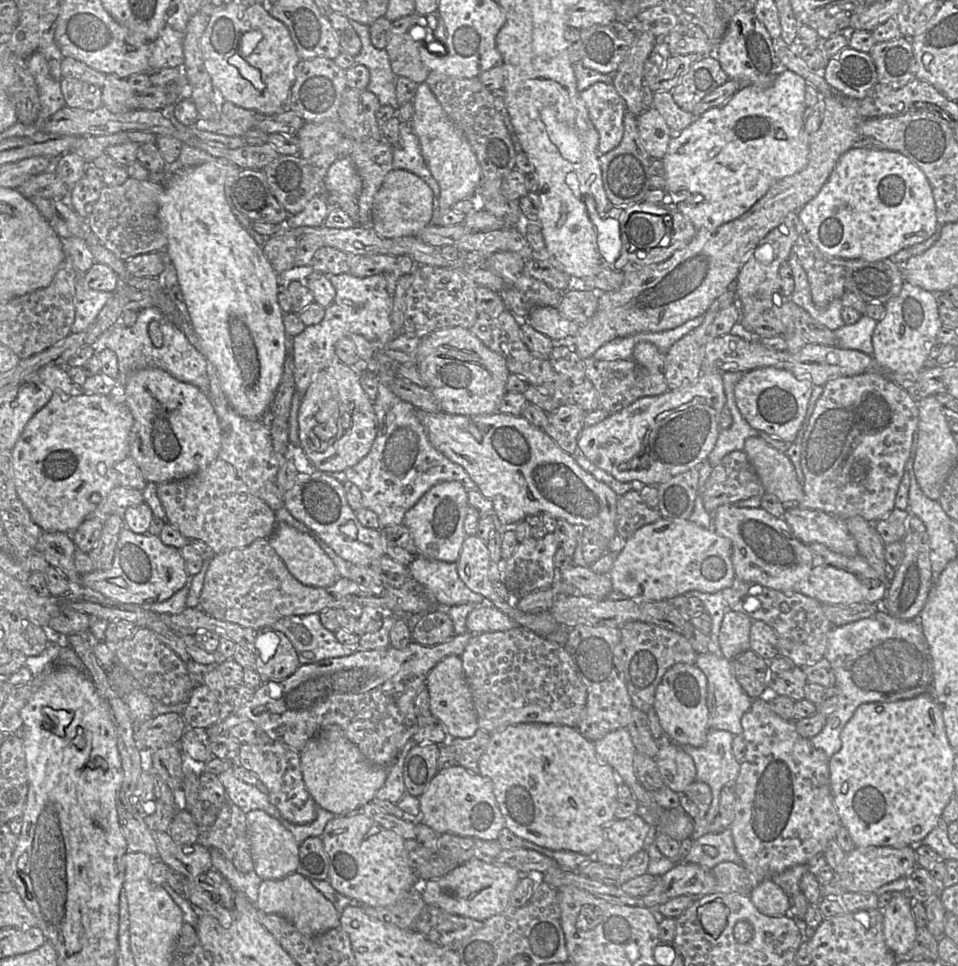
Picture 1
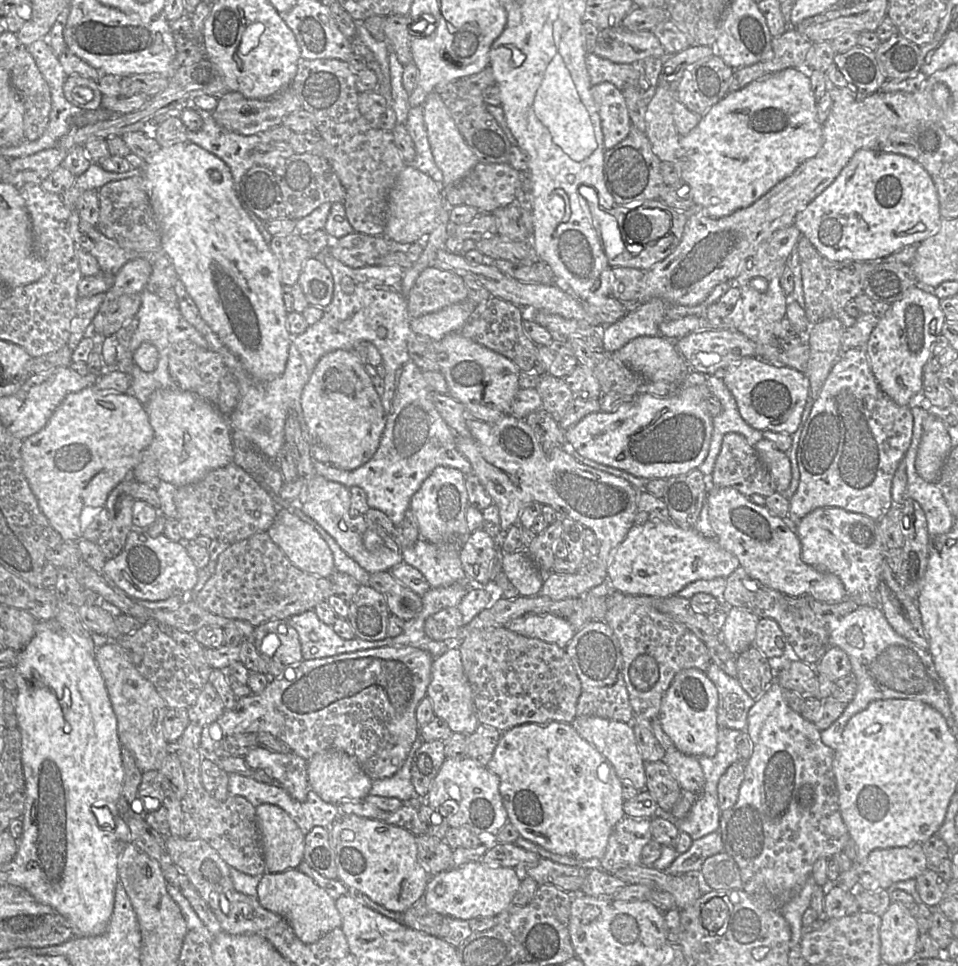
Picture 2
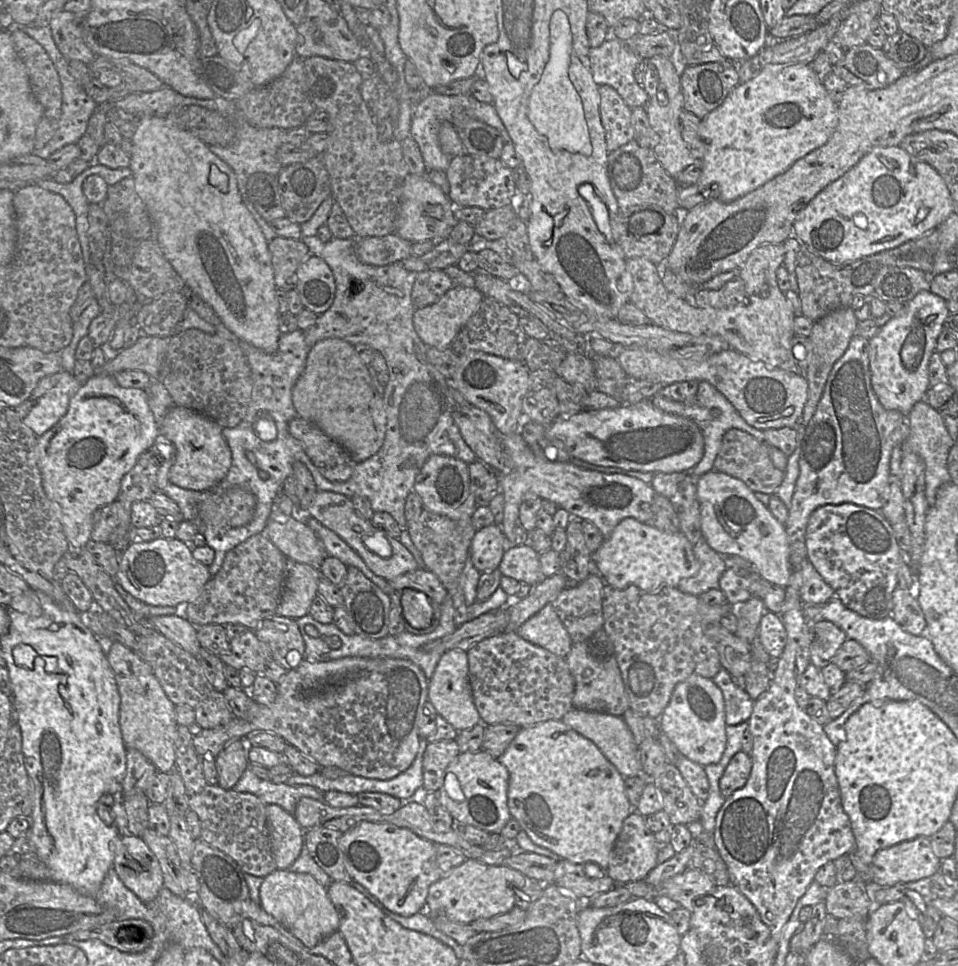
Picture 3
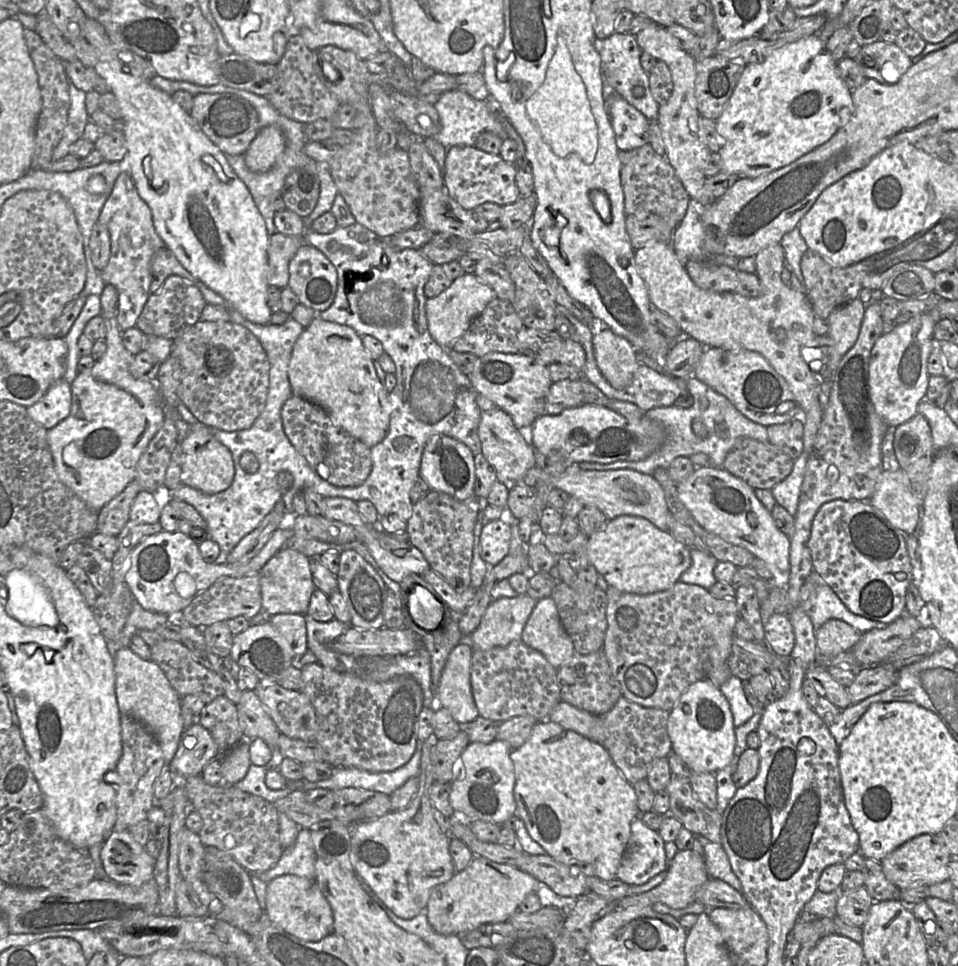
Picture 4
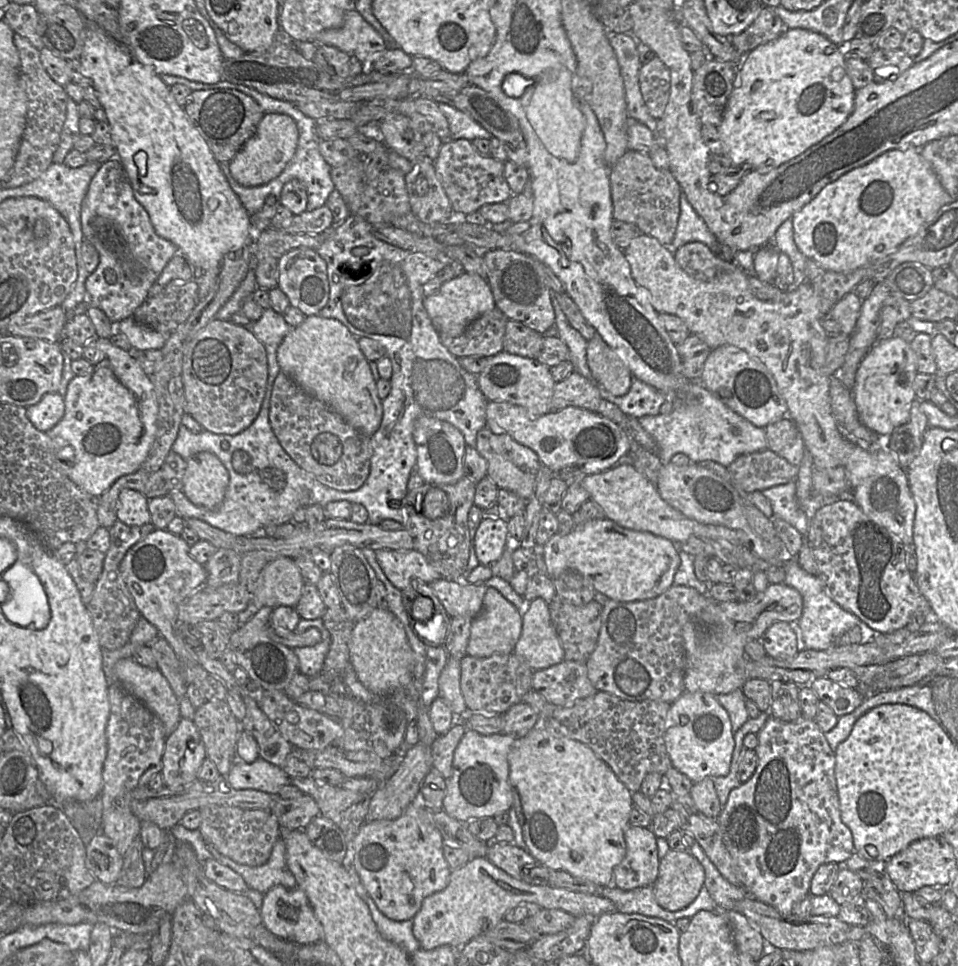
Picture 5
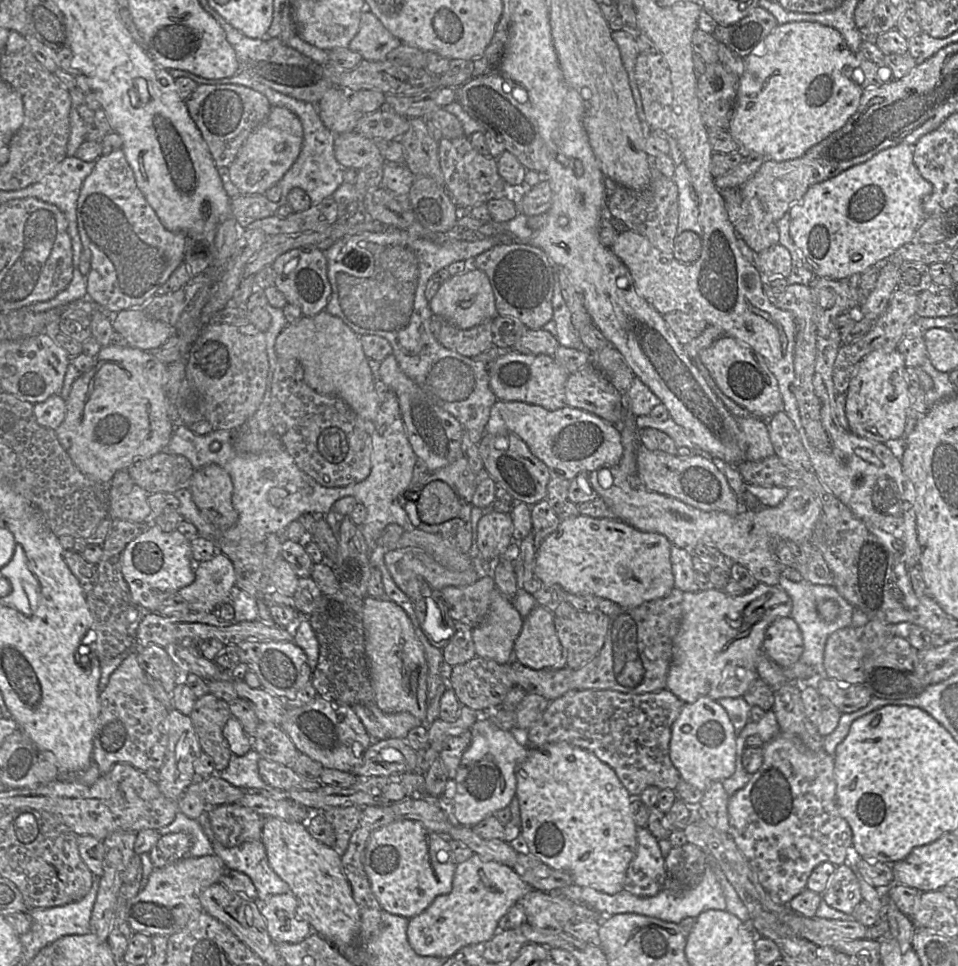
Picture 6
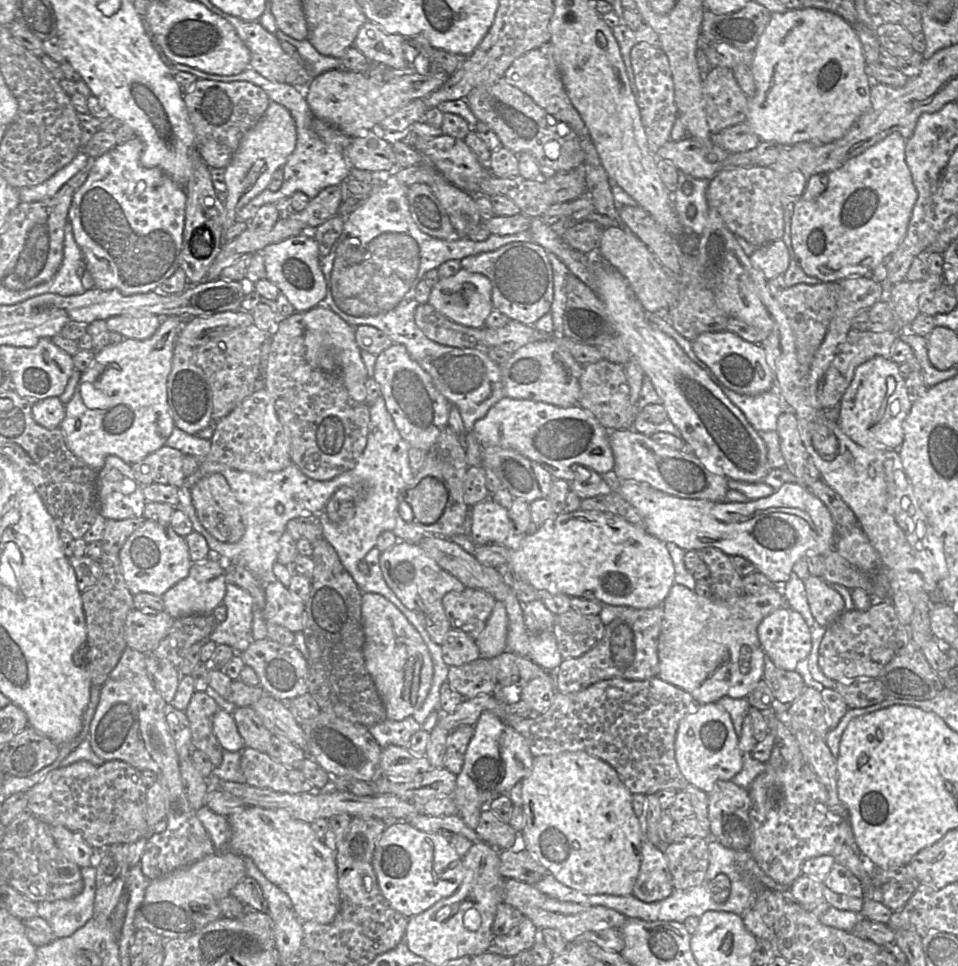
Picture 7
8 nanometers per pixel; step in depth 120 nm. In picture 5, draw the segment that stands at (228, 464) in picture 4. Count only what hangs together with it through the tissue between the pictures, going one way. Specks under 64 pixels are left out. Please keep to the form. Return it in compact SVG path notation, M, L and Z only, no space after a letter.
M199 452L186 460L182 491L195 505L215 511L224 500L229 485L229 472L211 452Z

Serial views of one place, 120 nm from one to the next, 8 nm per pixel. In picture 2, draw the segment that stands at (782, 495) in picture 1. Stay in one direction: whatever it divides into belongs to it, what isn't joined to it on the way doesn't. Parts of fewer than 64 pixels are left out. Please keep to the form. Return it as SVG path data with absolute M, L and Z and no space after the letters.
M764 438L754 448L768 468L776 484L776 491L782 494L789 487L792 476L787 452L780 451L772 441Z

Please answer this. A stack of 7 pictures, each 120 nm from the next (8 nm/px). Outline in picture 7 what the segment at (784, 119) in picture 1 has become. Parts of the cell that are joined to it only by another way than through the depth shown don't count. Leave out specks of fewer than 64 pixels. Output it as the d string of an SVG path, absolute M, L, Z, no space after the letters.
M812 7L771 13L753 52L750 70L756 92L748 99L744 122L761 141L773 141L782 147L791 147L798 142L830 143L843 137L870 107L870 77L866 73L862 44L854 25L835 13Z

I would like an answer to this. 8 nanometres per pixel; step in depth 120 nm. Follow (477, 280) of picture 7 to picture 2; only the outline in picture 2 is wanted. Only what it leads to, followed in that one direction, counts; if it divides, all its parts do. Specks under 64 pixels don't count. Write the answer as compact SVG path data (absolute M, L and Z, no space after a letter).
M470 299L451 304L438 312L411 318L411 330L421 336L440 341L445 335L460 332L477 304Z

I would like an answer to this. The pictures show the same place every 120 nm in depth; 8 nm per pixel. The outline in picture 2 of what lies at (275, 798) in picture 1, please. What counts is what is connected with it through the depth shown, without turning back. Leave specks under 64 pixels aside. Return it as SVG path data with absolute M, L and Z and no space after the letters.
M258 746L244 757L252 769L264 770L270 777L281 783L289 795L304 802L310 790L307 776L307 761L294 753L278 753Z

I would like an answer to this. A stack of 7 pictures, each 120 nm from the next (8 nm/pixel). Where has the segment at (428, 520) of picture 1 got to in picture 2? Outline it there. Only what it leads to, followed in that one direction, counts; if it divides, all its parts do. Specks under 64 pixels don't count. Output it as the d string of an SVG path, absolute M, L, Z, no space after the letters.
M438 466L422 483L410 501L410 510L418 522L420 538L432 543L464 541L470 534L467 528L466 510L469 506L466 476L455 468Z

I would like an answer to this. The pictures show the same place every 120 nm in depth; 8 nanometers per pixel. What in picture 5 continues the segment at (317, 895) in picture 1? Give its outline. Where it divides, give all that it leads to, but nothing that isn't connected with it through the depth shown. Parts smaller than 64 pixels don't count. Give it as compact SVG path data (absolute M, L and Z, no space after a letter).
M276 885L263 896L260 910L262 923L277 937L299 945L312 944L324 940L324 930L316 918L313 908L303 890Z

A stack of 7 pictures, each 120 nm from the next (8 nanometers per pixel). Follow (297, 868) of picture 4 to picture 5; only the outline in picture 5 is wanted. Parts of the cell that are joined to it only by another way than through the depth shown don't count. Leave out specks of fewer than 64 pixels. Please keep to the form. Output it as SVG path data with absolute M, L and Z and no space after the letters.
M282 837L276 840L270 858L261 866L239 864L221 854L213 844L205 843L213 859L241 875L248 886L245 894L258 909L262 906L264 894L273 886L298 888L296 879L286 863L286 848Z

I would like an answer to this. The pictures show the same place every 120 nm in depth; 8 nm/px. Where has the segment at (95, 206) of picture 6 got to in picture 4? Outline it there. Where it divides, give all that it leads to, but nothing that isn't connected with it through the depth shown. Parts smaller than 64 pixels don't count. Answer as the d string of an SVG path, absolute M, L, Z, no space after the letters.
M122 172L116 179L97 222L107 229L110 236L109 261L100 275L106 285L112 285L118 291L116 320L121 332L124 332L135 327L150 296L150 261L165 246L154 229L151 210L140 198L127 172Z

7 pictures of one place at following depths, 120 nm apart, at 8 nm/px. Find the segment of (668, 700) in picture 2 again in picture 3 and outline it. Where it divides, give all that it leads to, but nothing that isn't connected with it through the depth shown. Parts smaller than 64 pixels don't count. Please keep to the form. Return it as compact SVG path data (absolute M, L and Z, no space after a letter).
M691 675L678 683L659 723L661 732L687 759L703 767L721 760L727 744L725 702L722 691L712 679Z

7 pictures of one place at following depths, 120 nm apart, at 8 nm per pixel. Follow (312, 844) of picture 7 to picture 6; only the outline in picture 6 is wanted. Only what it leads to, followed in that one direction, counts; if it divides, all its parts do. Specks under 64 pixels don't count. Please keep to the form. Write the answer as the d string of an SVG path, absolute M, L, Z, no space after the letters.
M264 817L261 839L265 846L269 865L285 881L291 893L298 901L298 917L307 921L312 930L334 945L336 948L353 946L360 931L360 912L347 880L340 854L311 836L306 824L287 822L279 818Z

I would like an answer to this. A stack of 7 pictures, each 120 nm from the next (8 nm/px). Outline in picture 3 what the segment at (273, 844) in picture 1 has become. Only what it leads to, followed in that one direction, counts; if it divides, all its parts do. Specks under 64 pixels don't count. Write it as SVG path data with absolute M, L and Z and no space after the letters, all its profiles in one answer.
M276 804L266 805L266 819L277 869L288 870L305 844L305 831L293 815Z

